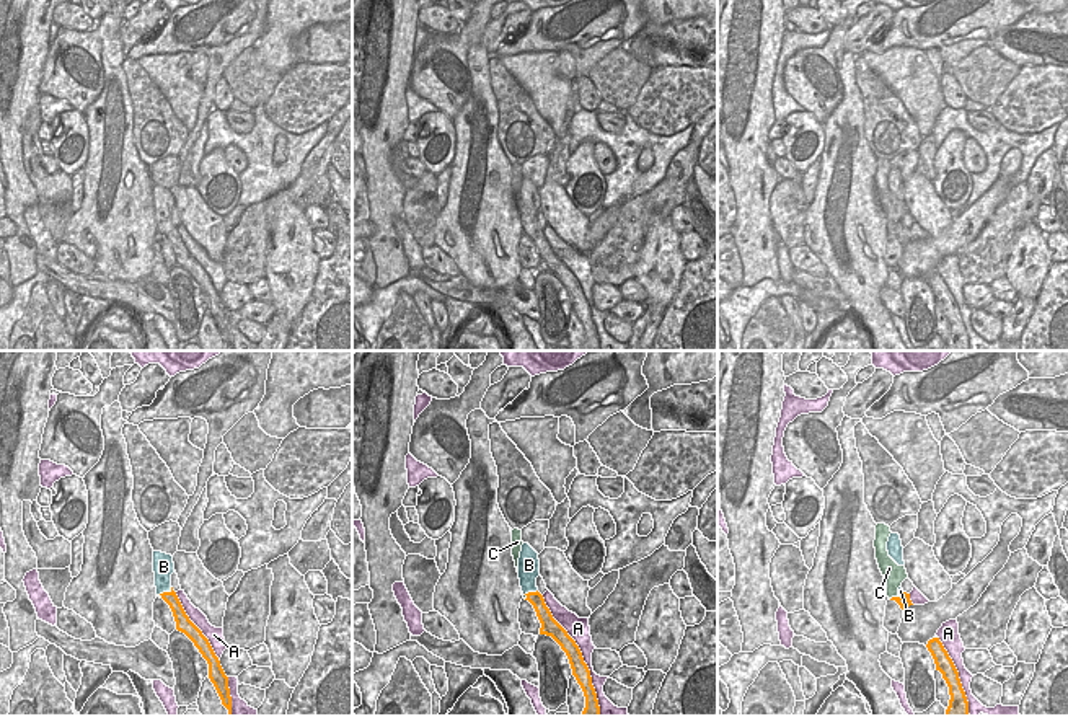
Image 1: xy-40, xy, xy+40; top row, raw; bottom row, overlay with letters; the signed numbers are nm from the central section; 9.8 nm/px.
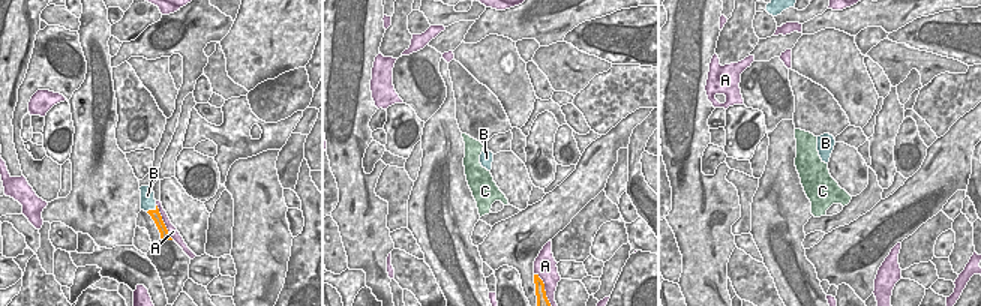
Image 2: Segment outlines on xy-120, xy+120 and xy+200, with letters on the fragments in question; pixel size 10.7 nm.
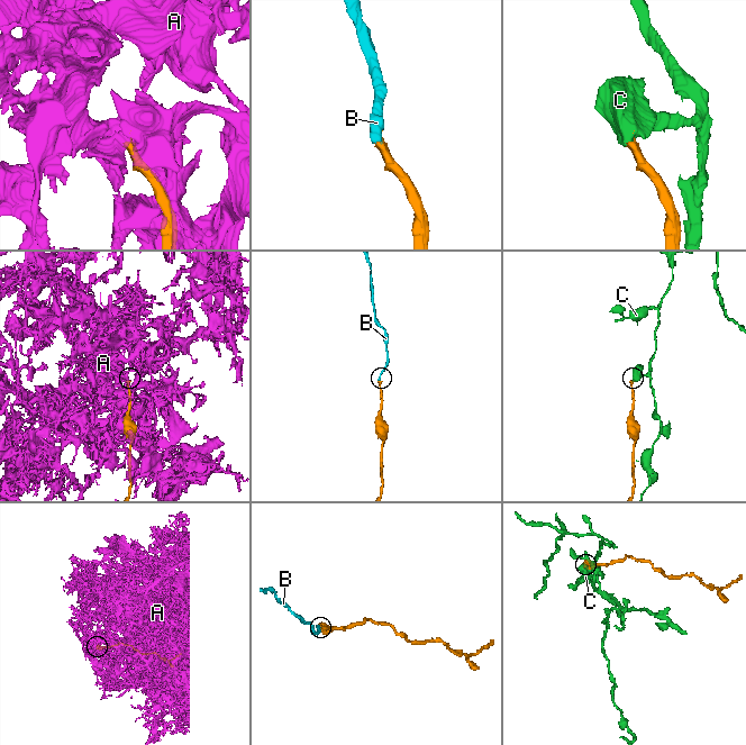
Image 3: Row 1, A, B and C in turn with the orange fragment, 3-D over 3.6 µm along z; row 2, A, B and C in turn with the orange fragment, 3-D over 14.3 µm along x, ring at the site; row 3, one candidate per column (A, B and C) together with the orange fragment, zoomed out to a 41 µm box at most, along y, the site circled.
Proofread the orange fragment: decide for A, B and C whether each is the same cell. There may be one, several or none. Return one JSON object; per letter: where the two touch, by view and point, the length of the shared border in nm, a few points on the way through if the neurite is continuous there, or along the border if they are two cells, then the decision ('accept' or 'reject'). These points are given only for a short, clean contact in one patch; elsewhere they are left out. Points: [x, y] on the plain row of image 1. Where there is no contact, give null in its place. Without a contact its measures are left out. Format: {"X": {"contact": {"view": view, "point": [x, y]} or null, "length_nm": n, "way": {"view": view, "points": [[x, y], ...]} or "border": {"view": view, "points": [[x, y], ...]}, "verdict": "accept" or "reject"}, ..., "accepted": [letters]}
{"A": {"contact": {"view": "xy", "point": [581, 291]}, "length_nm": 1300, "verdict": "reject"}, "B": {"contact": {"view": "xy-40", "point": [165, 227]}, "length_nm": 160, "way": {"view": "xy-40", "points": [[172, 234], [165, 227], [163, 203]]}, "verdict": "accept"}, "C": {"contact": {"view": "xy+40", "point": [894, 232]}, "length_nm": 100, "border": {"view": "xy+40", "points": [[899, 230], [891, 234]]}, "verdict": "reject"}, "accepted": ["B"]}

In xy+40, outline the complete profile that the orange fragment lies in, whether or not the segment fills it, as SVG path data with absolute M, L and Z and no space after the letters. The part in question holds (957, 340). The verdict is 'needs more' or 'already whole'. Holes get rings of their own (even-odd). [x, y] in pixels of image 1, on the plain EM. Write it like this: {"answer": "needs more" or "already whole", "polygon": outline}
{"answer": "already whole", "polygon": "M933 272L928 276L926 282L934 294L936 305L942 308L942 313L949 321L951 334L946 344L946 351L970 351L969 336L962 323L959 307L947 285L944 284L942 277L939 276L939 272Z"}

